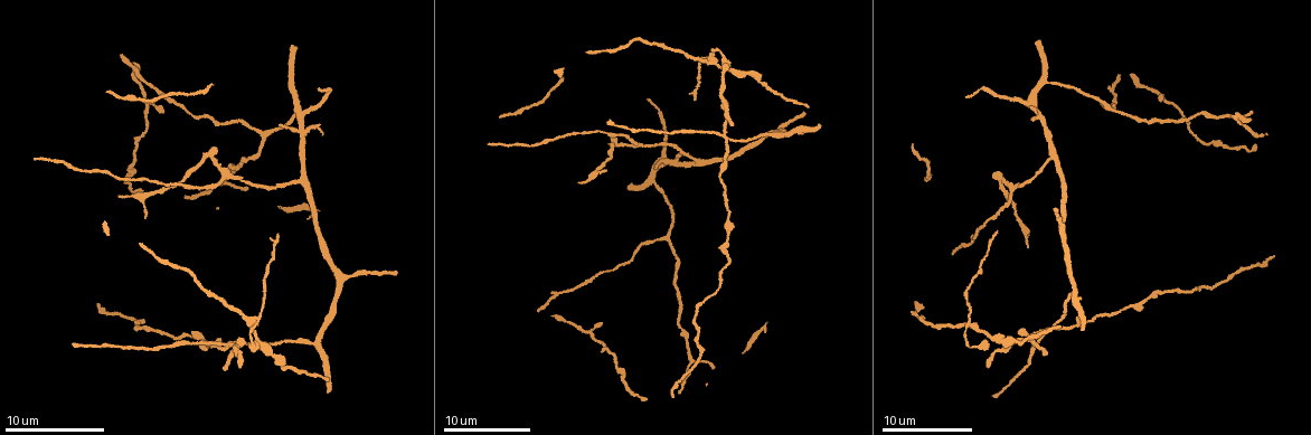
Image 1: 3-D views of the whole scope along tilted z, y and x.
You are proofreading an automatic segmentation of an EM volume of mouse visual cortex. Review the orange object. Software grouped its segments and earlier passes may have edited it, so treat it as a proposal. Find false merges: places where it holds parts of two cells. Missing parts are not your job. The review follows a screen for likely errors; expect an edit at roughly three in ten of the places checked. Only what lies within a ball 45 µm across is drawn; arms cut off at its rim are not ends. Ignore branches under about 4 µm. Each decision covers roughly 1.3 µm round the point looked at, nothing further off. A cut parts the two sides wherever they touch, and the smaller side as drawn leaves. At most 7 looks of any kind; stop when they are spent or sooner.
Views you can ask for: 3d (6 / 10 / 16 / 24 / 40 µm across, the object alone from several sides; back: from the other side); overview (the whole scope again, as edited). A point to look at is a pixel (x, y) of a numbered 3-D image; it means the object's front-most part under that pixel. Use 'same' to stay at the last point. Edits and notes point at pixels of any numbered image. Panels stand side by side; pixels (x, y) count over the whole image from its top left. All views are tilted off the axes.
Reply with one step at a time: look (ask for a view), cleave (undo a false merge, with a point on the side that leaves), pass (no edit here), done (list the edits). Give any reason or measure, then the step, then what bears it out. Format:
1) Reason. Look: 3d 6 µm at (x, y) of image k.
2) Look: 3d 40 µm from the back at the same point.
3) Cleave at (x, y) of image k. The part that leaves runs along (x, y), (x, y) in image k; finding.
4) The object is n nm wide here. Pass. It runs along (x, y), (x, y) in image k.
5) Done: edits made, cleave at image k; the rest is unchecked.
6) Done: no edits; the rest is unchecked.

Four or more arms meet. Look: 3d 16 µm at (727, 143) of image 1.

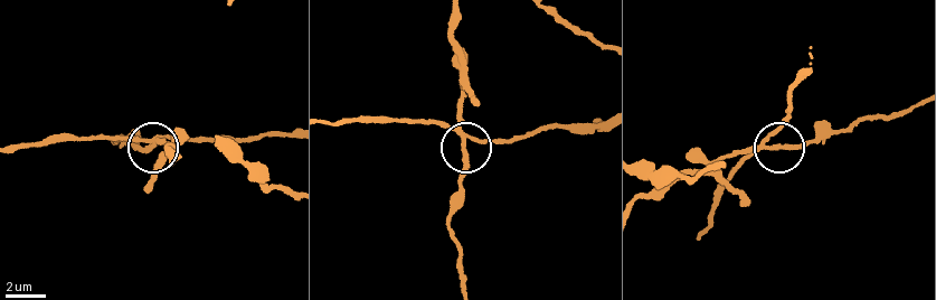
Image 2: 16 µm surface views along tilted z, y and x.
The object is 190 nm wide here. Cleave at (460, 99) of image 2. The part that leaves runs along (460, 132), (462, 176), (451, 219), (463, 281) in image 2; two cells meet here.

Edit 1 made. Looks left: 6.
Three-way junction. Look: 3d 16 µm at (787, 133) of image 1.

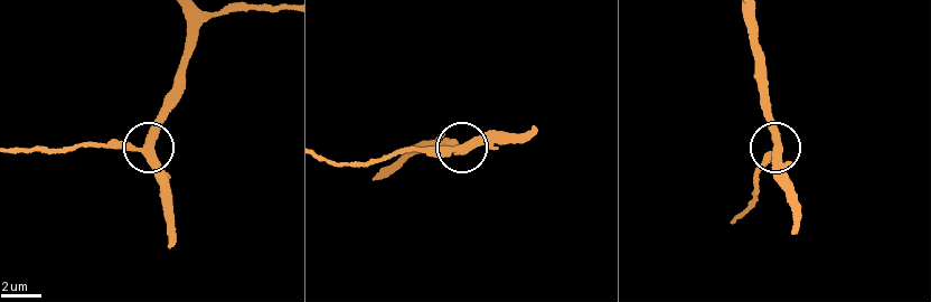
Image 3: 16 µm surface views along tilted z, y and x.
Look: 3d 6 µm at (144, 148) of image 3.

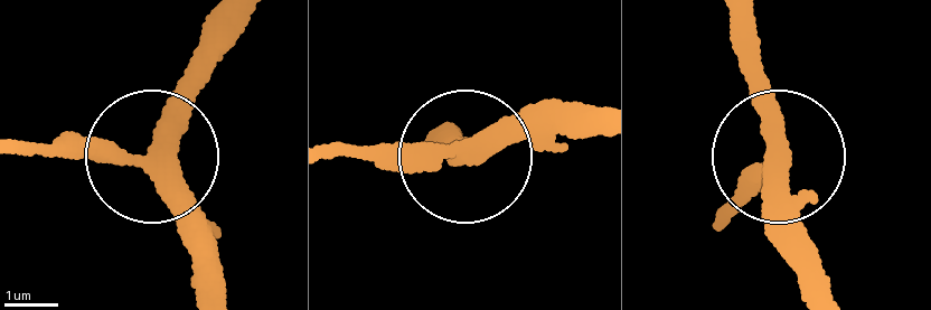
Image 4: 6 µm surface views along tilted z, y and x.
The object is 350 nm wide here. Pass. It runs along (737, 33), (774, 141), (777, 203), (805, 244) in image 4; one cell here.

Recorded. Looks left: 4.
Three arms meet. Look: 3d 10 µm at (347, 278) of image 1.

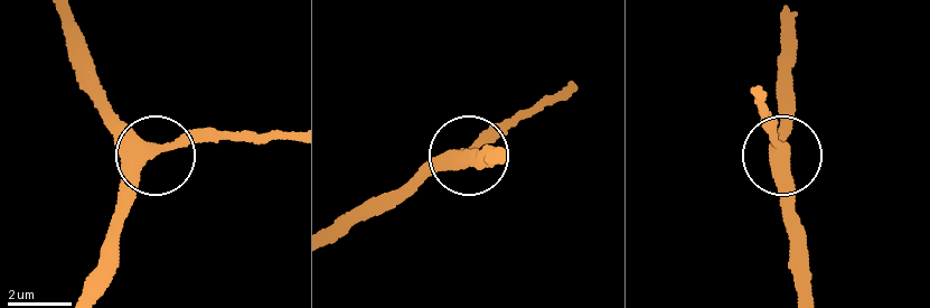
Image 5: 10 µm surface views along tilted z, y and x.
Other side. Look: 3d 10 µm from the back at (779, 155) of image 5.

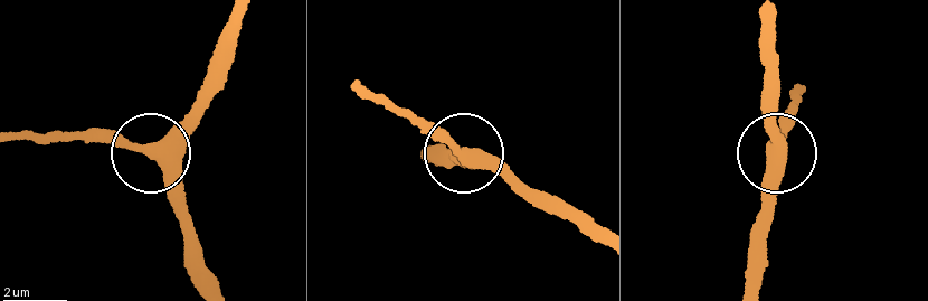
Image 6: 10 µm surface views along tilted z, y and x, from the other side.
The object is 330 nm wide here. Pass. Continuous, no second cell.

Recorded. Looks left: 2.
Look: 3d 6 µm at (261, 134) of image 1.

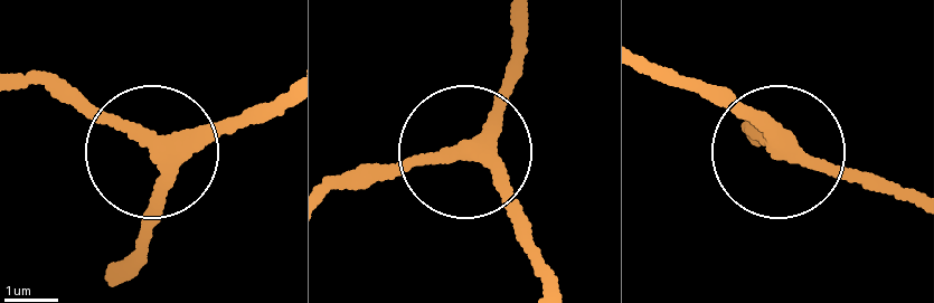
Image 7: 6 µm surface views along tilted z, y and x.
The side arm is 19 µm long. Pass. It runs along (288, 86), (262, 111), (153, 147), (63, 77) in image 7; continuous, no second cell.

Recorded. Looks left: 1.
Done: edits made, cleave at image 2; the rest is unchecked.

